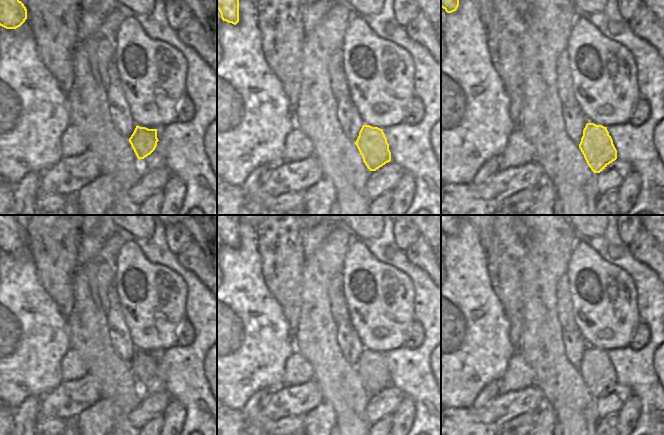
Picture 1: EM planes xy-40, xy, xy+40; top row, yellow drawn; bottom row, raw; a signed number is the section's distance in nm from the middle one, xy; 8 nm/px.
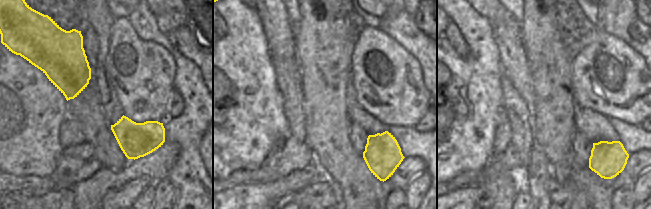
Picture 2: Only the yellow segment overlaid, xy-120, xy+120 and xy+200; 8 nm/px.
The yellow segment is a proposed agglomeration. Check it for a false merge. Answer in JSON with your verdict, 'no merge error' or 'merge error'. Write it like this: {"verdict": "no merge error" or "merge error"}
{"verdict": "merge error"}

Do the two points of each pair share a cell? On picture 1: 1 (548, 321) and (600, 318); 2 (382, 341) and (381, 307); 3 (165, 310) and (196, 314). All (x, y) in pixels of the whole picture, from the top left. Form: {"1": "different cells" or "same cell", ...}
{"1": "different cells", "2": "same cell", "3": "different cells"}

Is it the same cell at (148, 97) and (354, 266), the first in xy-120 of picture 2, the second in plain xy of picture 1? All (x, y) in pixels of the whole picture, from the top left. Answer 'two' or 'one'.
one

